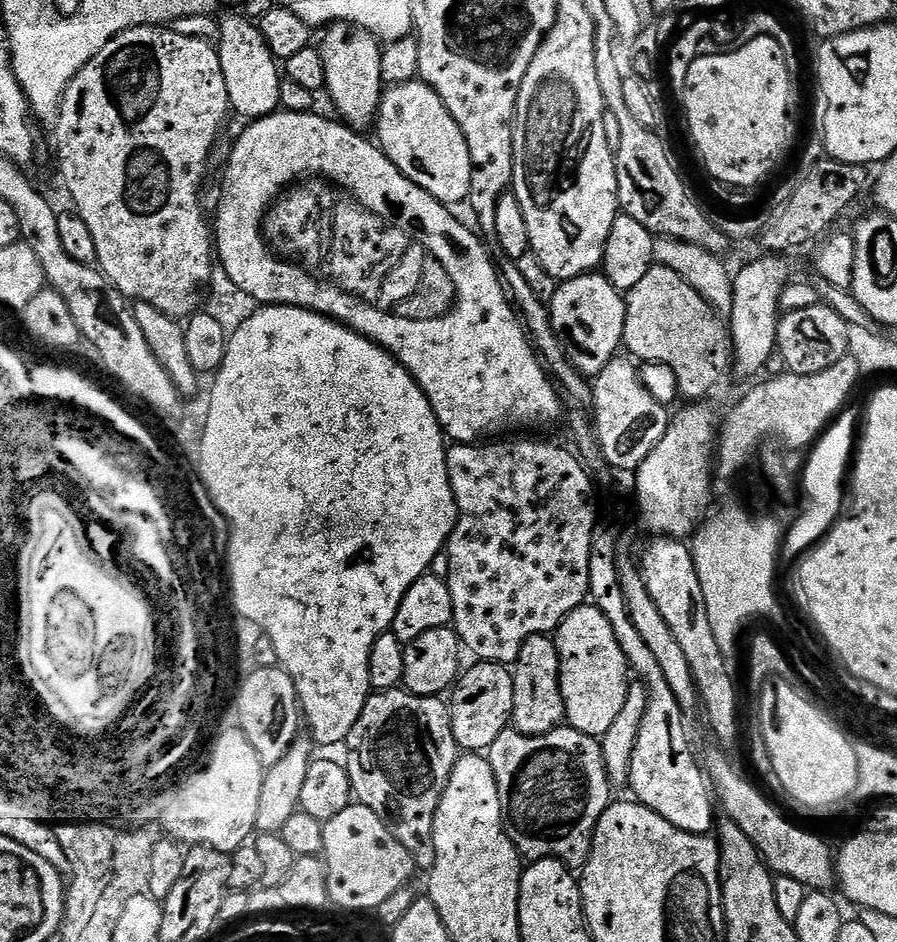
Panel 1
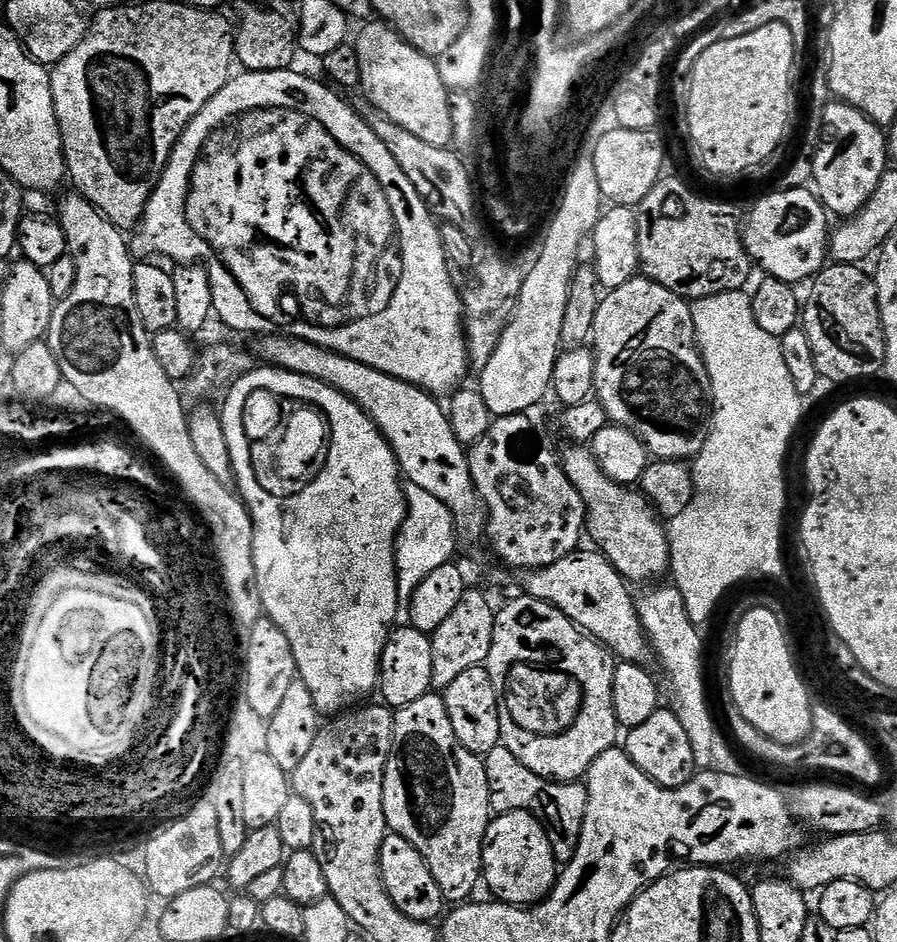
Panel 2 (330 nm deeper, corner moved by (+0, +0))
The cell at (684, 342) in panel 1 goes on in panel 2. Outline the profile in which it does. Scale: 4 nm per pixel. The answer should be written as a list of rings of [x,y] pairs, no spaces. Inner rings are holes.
[[[638,274],[626,282],[626,286],[611,289],[601,299],[596,308],[590,347],[596,354],[594,396],[611,423],[634,433],[656,460],[687,461],[700,455],[704,439],[708,436],[706,425],[710,420],[712,383],[704,359],[700,357],[700,349],[696,346],[692,304],[689,301],[666,290],[666,286]]]

